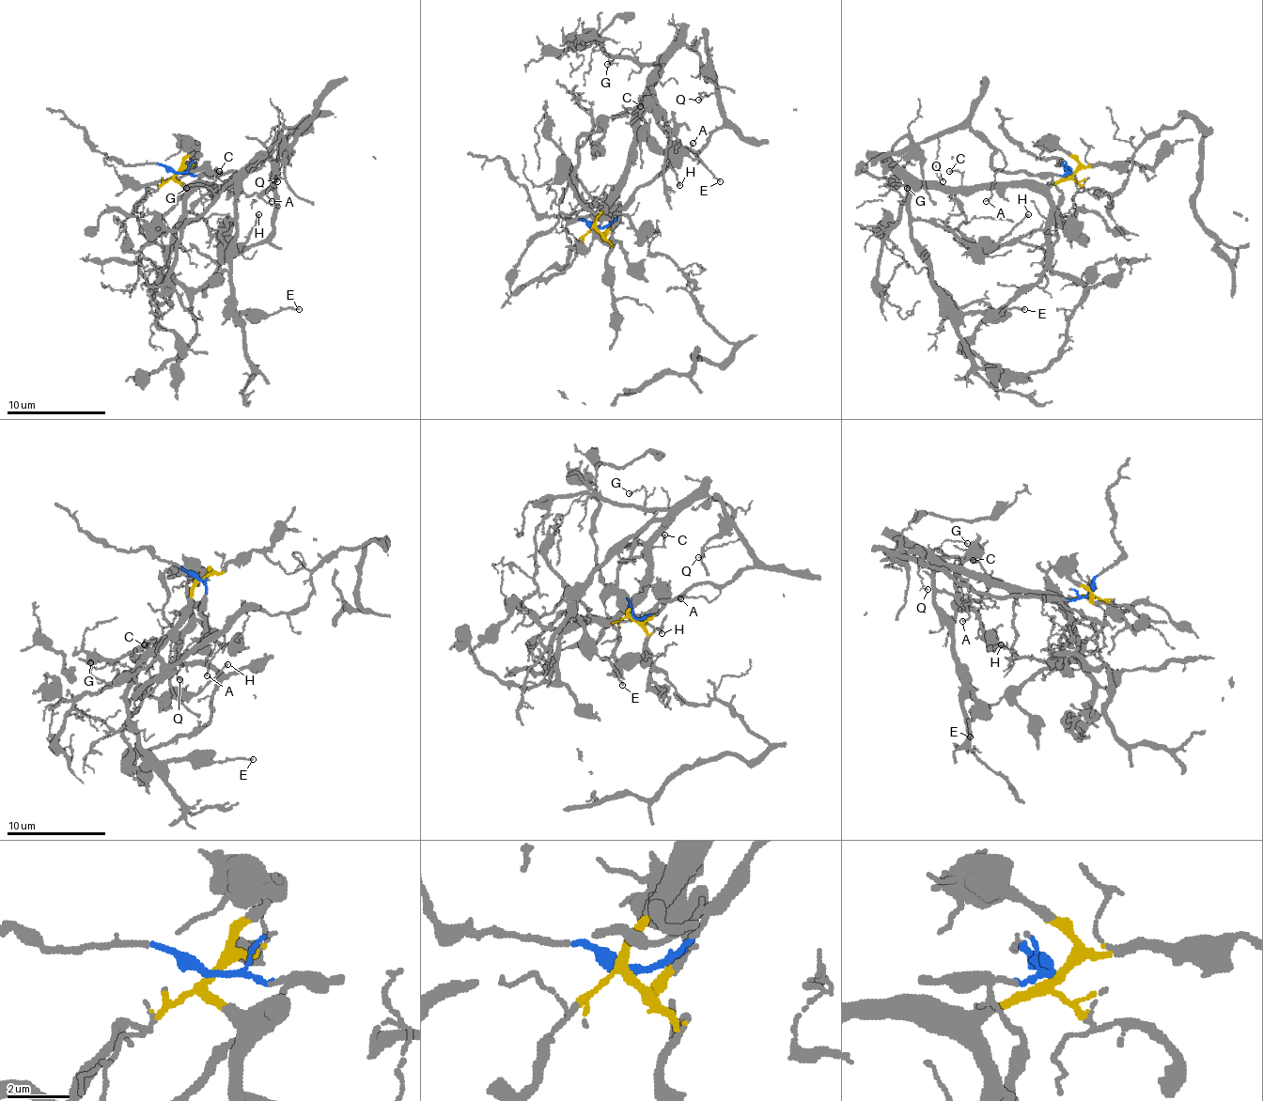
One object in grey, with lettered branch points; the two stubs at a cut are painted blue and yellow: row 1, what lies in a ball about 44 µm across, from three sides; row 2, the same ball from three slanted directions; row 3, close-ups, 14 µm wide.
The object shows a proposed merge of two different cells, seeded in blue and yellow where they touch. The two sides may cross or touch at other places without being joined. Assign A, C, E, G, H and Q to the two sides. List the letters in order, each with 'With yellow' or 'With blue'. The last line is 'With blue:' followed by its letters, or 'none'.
A: With blue
C: With yellow
E: With yellow
G: With yellow
H: With yellow
Q: With blue
With blue: A, Q

